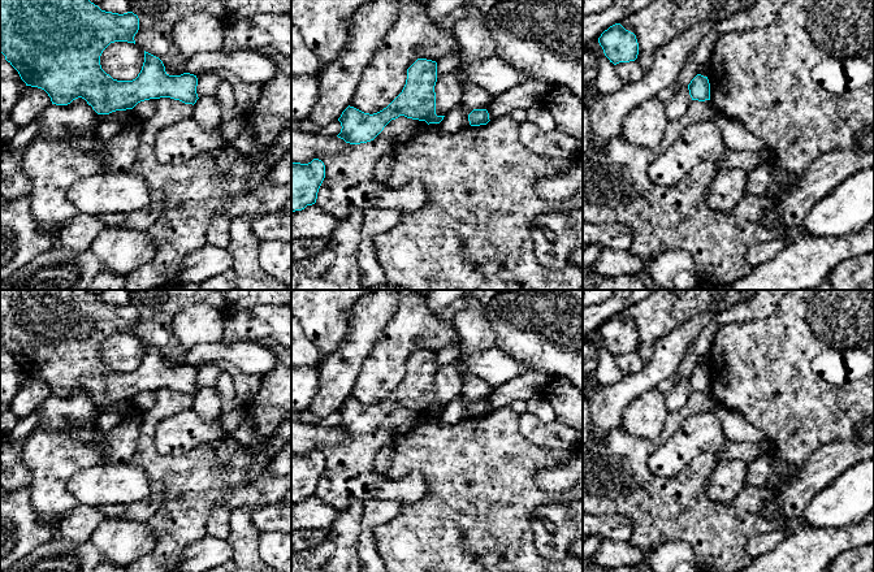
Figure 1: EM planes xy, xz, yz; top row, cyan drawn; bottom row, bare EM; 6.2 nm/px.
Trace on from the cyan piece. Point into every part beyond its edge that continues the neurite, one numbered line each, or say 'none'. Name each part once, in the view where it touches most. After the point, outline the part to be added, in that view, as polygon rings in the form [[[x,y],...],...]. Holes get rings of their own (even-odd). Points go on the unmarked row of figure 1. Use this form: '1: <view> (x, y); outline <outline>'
none

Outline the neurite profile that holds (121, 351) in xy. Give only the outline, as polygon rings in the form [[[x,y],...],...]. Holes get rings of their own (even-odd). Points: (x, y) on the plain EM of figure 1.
[[[111,334],[100,347],[101,360],[117,372],[133,372],[144,354],[144,342],[134,334]]]

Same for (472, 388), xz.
[[[472,373],[462,374],[462,398],[489,402],[494,396],[496,389]]]

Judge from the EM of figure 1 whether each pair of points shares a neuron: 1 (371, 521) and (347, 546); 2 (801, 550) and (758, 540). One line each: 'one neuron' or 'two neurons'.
1: two neurons
2: two neurons

